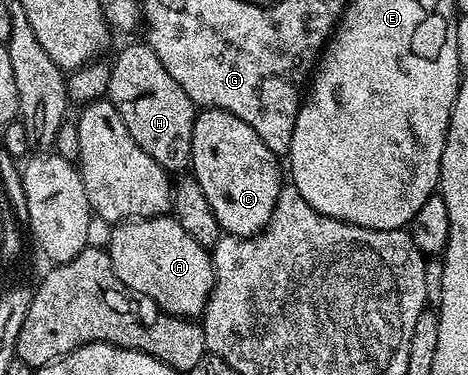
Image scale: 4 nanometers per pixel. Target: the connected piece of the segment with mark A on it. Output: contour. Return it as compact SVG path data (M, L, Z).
M172 215L163 217L142 217L132 221L123 221L112 226L110 243L107 248L111 267L115 275L125 284L130 294L150 297L158 305L162 314L171 317L197 319L202 316L209 302L209 296L215 283L213 258L204 245L195 243Z

